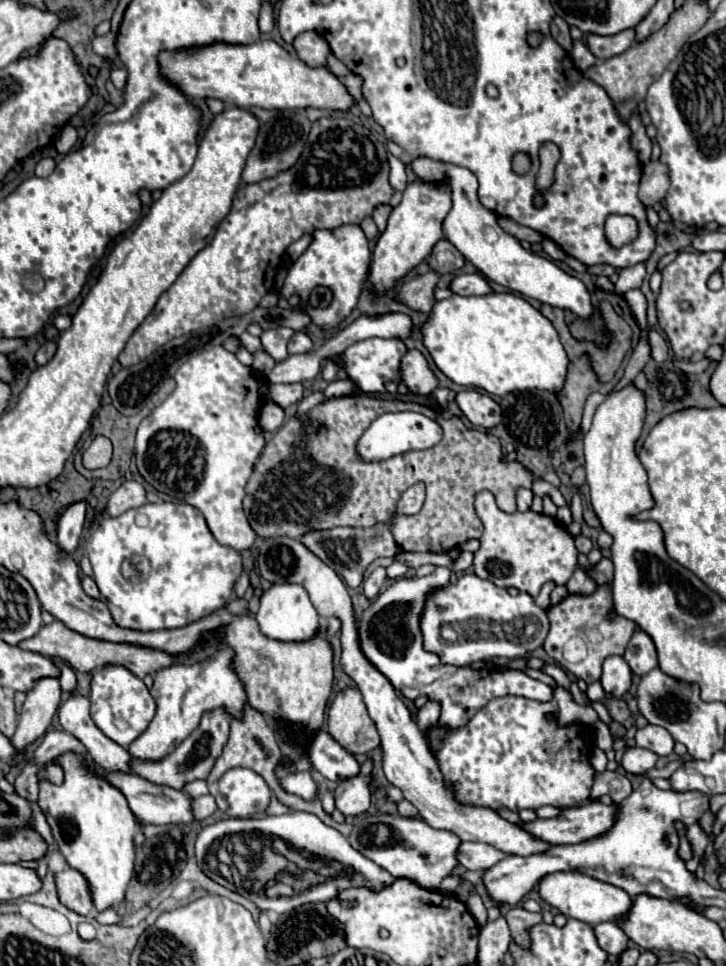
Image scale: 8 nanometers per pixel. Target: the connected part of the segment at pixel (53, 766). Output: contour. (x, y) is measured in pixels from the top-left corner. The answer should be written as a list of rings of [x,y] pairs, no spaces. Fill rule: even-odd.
[[[49,760],[45,764],[39,766],[37,770],[37,780],[49,780],[53,784],[61,784],[63,782],[63,768],[57,760]]]

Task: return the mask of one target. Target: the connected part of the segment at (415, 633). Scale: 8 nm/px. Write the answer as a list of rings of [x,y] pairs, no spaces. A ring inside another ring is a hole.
[[[445,566],[435,568],[429,576],[413,576],[413,578],[401,578],[393,582],[379,598],[363,612],[359,618],[359,638],[361,638],[361,648],[383,672],[389,682],[399,690],[405,698],[415,700],[419,696],[425,696],[427,700],[433,700],[441,706],[441,716],[437,720],[437,728],[447,728],[447,730],[457,730],[463,728],[477,710],[481,710],[489,700],[499,698],[499,696],[523,696],[529,700],[539,700],[539,702],[553,702],[553,690],[527,676],[523,670],[515,668],[505,668],[505,670],[485,670],[485,668],[455,668],[455,666],[445,666],[439,664],[439,658],[435,654],[423,652],[421,636],[419,636],[419,616],[423,610],[423,600],[427,598],[427,592],[431,588],[439,588],[443,584],[449,584],[451,570]]]

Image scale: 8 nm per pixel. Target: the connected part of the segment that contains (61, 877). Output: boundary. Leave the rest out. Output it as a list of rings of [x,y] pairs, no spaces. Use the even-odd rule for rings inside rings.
[[[65,868],[61,872],[55,874],[55,884],[57,884],[57,896],[59,902],[81,914],[81,916],[89,916],[93,910],[93,900],[91,900],[91,892],[87,886],[87,880],[83,878],[81,872],[73,870],[73,868]]]

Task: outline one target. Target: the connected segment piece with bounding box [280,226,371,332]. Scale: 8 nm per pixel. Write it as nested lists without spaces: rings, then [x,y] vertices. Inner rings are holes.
[[[343,226],[337,230],[319,230],[313,234],[311,246],[295,260],[291,266],[285,284],[280,291],[281,296],[289,299],[293,294],[300,297],[301,304],[306,304],[309,294],[319,284],[331,288],[335,292],[335,300],[327,308],[311,308],[311,318],[313,322],[323,330],[323,332],[333,332],[341,320],[345,320],[351,314],[351,308],[357,306],[357,298],[363,290],[363,284],[367,280],[371,266],[371,250],[369,242],[359,226]]]

